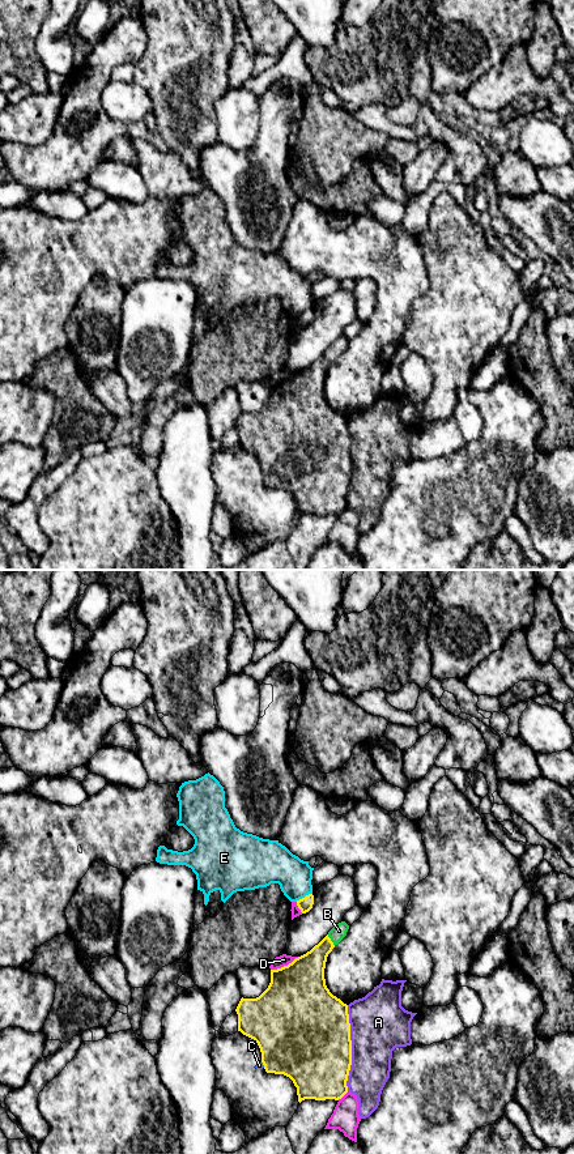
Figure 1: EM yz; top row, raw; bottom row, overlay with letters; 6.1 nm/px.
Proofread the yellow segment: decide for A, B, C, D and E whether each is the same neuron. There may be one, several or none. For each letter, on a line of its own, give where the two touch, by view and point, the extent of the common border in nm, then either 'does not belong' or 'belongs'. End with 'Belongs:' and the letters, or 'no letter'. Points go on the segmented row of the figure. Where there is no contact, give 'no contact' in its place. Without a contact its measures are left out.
A: meets yellow in yz at (351, 1048); contact 550 nm long; does not belong
B: meets yellow in yz at (330, 940); contact 80 nm long; belongs
C: meets yellow in yz at (263, 1064); contact 40 nm long; does not belong
D: meets yellow in yz at (284, 966); contact 190 nm long; does not belong
E: meets yellow in yz at (305, 897); contact 120 nm long; does not belong
Belongs: B

